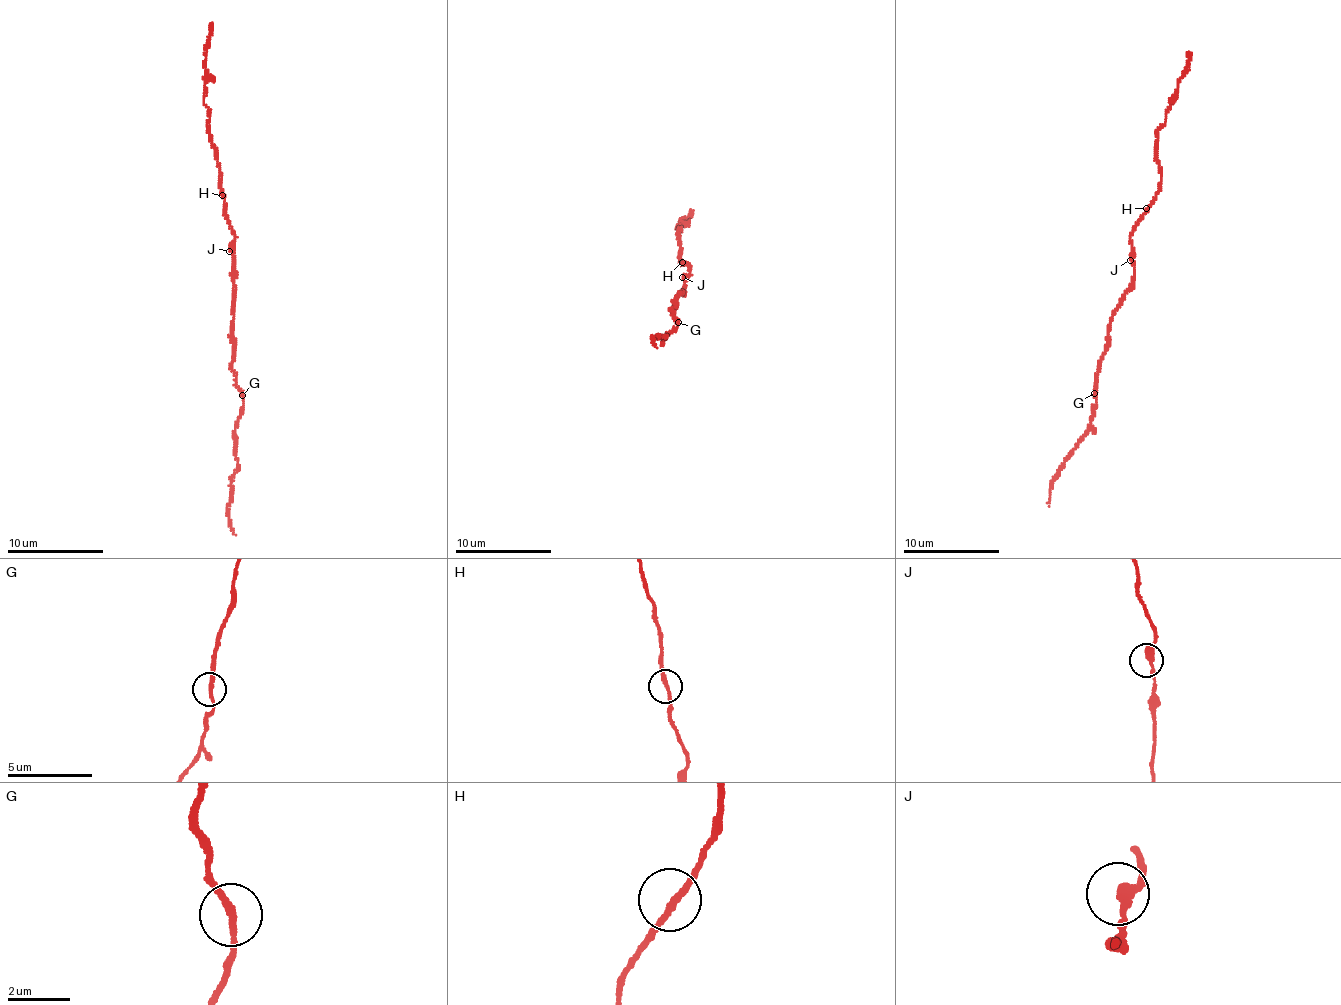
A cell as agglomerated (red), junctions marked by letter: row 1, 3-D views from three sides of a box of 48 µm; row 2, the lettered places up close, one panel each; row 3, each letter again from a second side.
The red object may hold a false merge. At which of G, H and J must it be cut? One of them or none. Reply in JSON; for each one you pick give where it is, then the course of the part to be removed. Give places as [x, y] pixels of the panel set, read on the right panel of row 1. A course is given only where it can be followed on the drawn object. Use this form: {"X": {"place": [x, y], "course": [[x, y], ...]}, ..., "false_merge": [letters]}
{"G": {"place": [1094, 393], "course": [[1094, 393], [1096, 408], [1090, 429], [1052, 482], [1049, 506]]}, "false_merge": ["G"]}

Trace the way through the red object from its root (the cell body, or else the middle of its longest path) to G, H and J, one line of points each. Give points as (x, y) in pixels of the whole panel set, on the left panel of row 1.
G: (234, 271), (232, 370), (243, 396)
H: (234, 271), (234, 232), (222, 195)
J: (234, 271), (232, 253), (229, 251)

